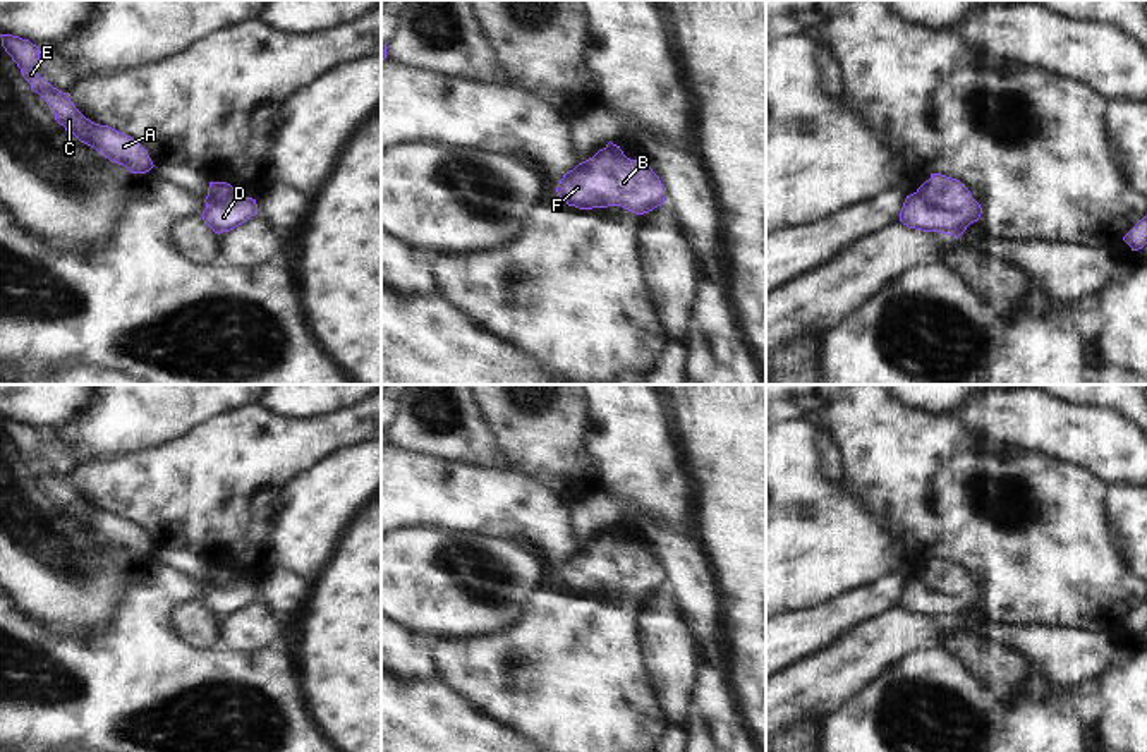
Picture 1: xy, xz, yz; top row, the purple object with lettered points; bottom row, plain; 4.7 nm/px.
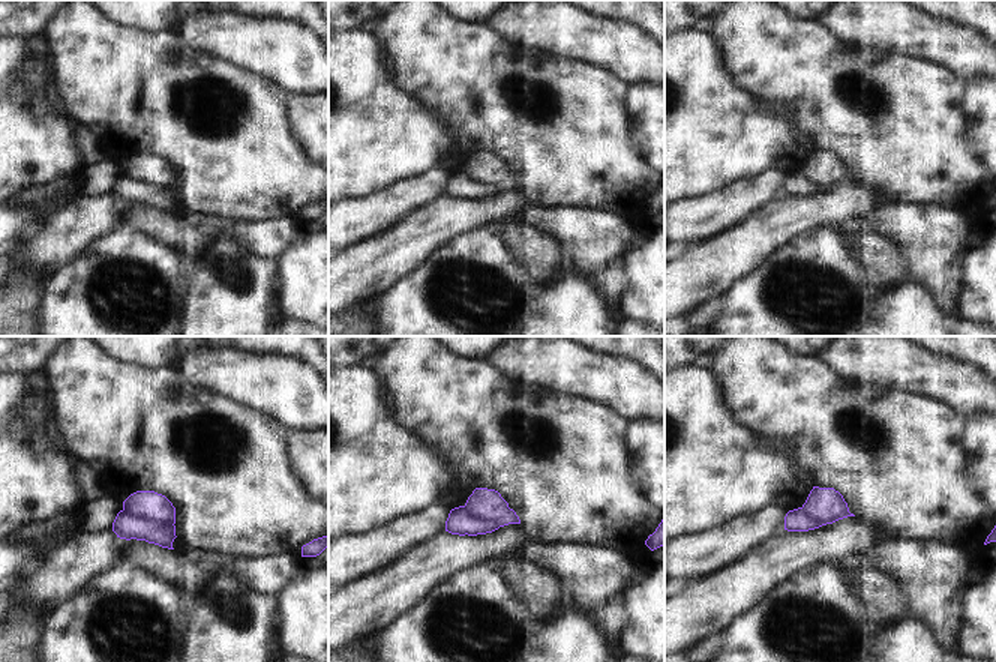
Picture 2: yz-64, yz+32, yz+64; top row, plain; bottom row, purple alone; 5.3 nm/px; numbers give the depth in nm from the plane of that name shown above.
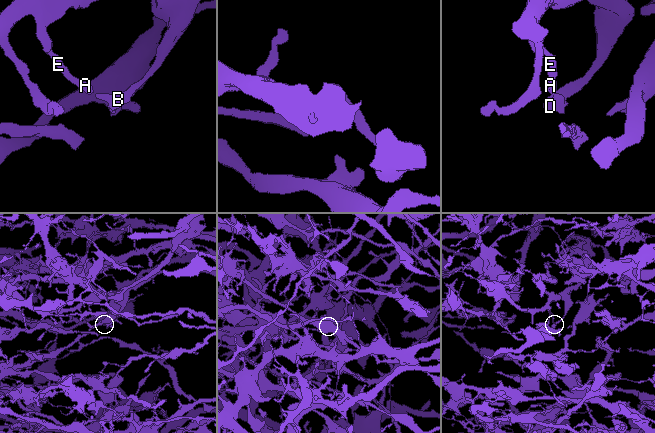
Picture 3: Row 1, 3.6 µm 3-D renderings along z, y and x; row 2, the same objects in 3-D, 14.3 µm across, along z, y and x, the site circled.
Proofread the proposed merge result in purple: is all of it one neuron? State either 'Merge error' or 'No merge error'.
Merge error.

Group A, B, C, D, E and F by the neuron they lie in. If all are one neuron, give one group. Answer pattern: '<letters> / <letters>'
A B C E F / D

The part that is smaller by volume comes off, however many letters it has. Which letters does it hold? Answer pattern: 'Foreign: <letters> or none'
Foreign: D.

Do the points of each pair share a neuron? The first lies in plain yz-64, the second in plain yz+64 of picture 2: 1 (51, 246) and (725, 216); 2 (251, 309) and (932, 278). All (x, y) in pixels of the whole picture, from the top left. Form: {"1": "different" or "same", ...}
{"1": "different", "2": "different"}

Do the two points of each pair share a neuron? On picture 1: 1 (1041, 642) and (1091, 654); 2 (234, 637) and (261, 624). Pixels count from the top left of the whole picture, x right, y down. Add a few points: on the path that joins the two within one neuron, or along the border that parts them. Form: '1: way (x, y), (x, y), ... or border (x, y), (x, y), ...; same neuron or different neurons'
1: way (1053, 651), (1079, 654); same neuron
2: way (241, 632), (254, 627); same neuron

